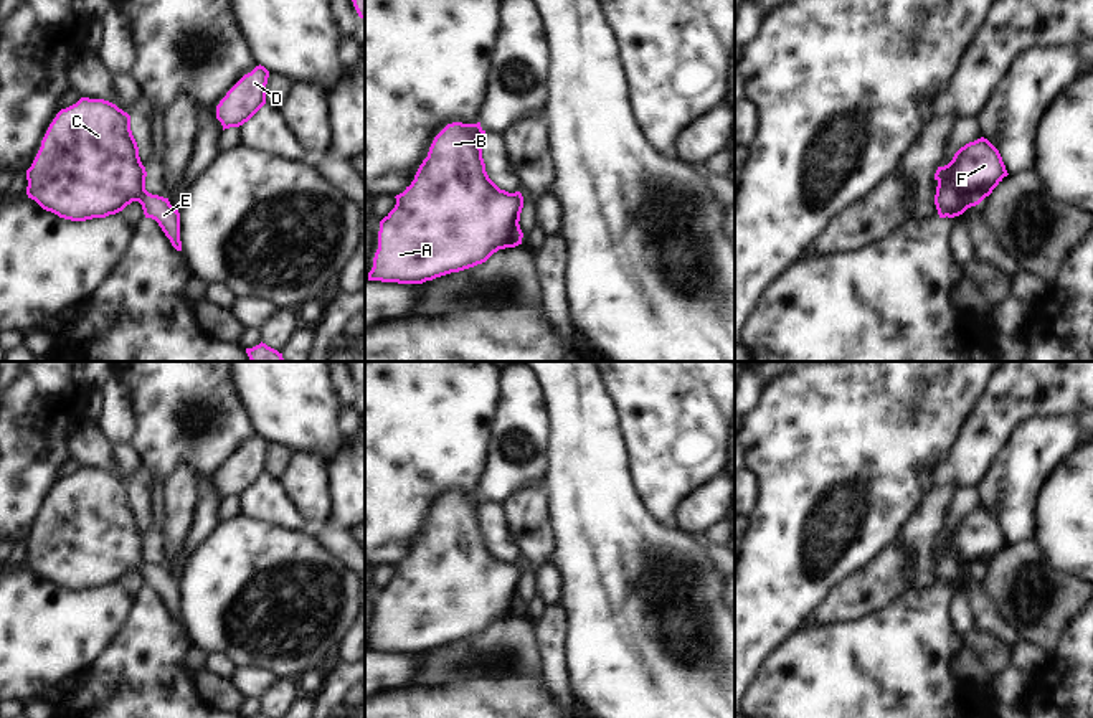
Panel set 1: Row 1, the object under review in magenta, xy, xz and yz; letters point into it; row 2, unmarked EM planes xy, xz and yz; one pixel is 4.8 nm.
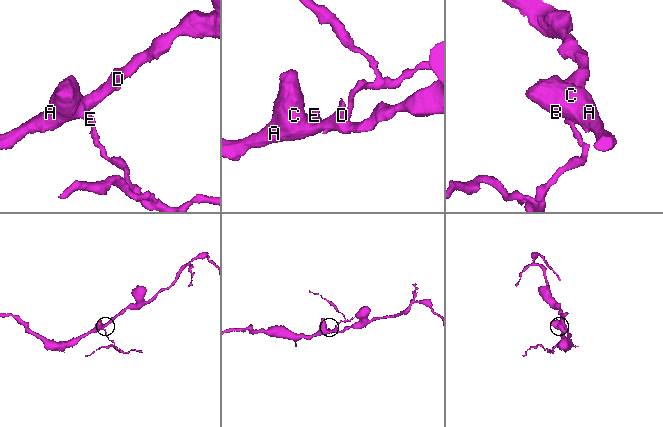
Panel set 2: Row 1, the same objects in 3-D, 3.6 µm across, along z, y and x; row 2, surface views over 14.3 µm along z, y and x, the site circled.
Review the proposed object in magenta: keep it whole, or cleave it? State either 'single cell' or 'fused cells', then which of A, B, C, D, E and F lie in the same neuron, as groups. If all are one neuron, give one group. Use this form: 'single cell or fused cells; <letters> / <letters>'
single cell; A B C D E F

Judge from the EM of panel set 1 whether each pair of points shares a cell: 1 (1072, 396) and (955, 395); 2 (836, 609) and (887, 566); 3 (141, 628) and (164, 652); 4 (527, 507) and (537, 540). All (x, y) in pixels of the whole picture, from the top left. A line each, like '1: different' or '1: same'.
1: different
2: same
3: same
4: same

